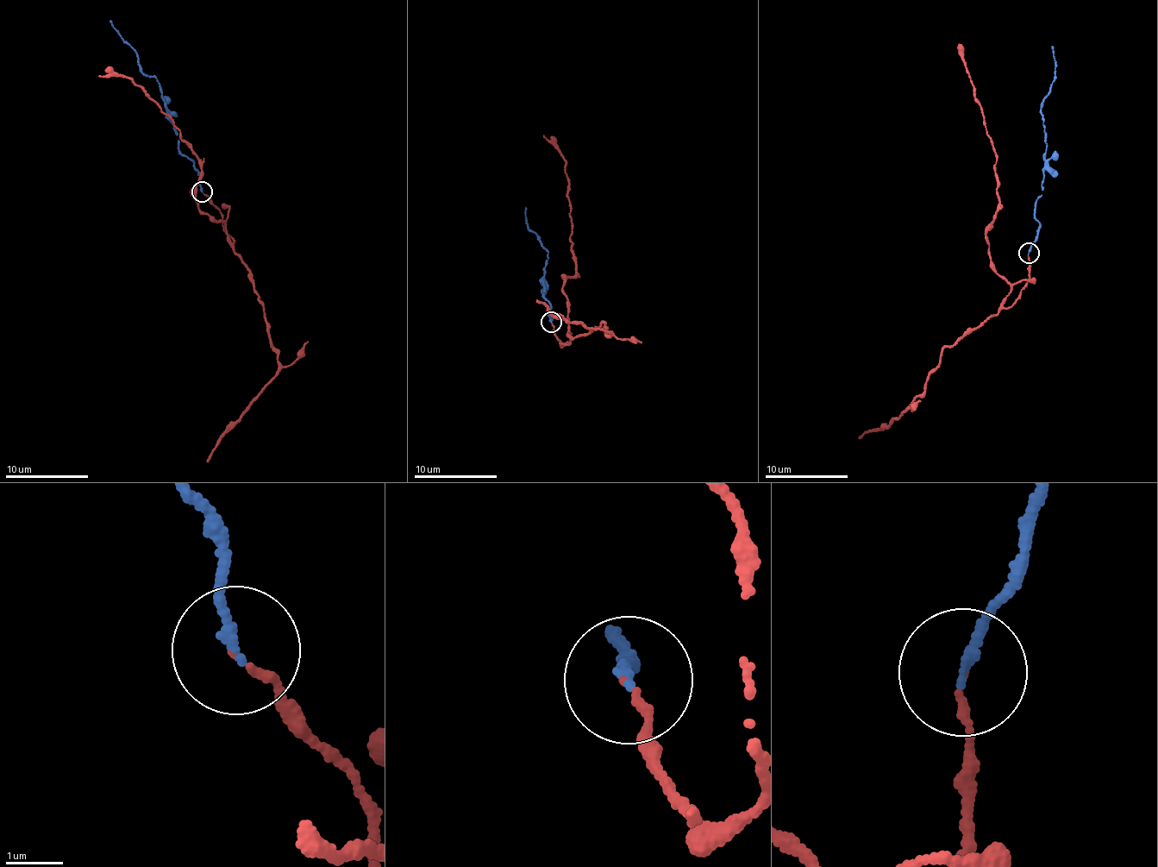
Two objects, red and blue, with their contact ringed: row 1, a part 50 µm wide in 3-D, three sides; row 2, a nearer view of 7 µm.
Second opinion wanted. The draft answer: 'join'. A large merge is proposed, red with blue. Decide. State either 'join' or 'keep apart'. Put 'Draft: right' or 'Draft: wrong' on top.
Draft: right
join

